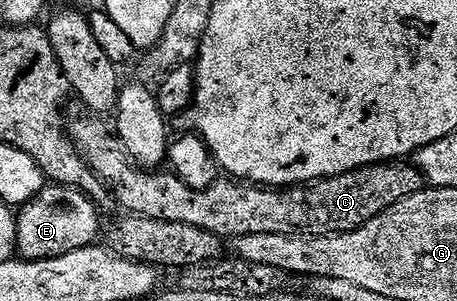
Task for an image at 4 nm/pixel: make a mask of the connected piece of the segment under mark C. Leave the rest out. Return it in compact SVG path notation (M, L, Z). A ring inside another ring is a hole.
M86 115L77 117L72 124L70 121L66 125L67 134L81 158L113 193L117 204L119 200L120 206L127 208L123 210L147 220L197 226L220 238L249 234L313 237L352 232L425 187L423 174L414 163L388 162L289 188L265 188L234 178L220 178L205 190L193 190L170 170L144 170L136 166L119 143L116 133L99 121L102 119Z

